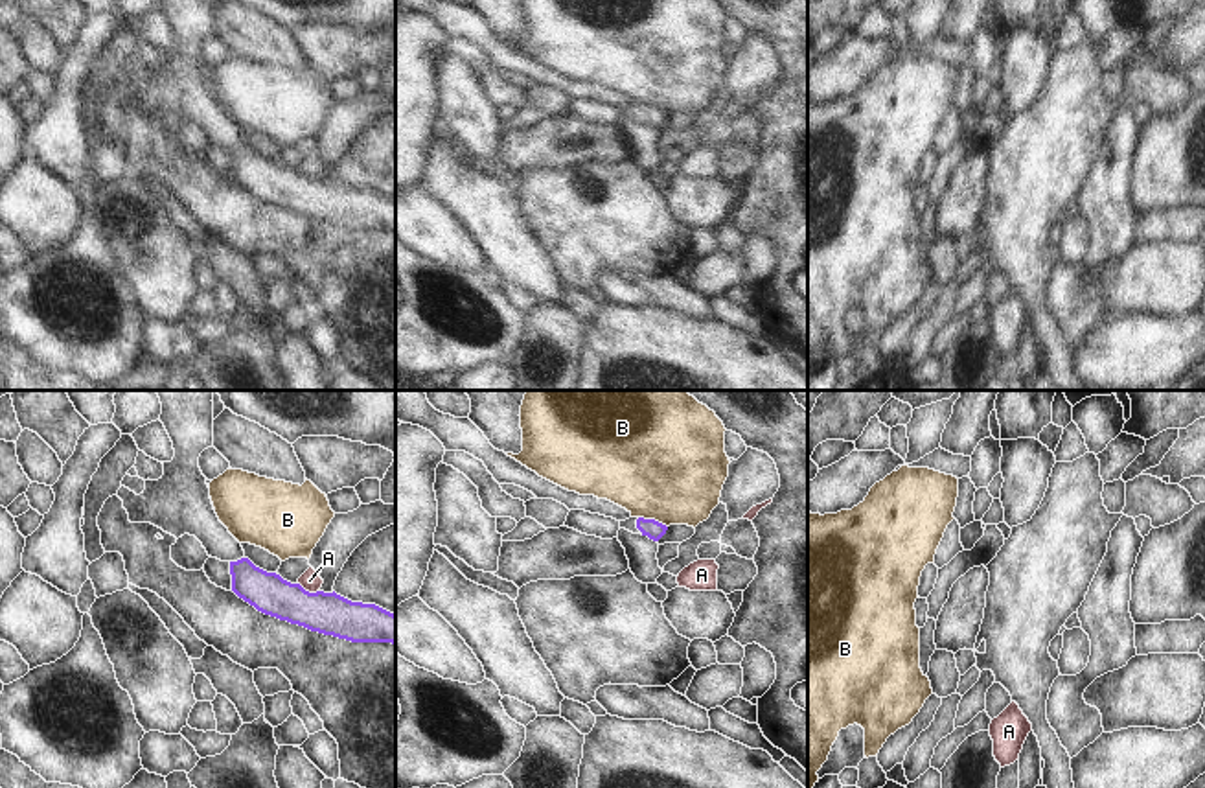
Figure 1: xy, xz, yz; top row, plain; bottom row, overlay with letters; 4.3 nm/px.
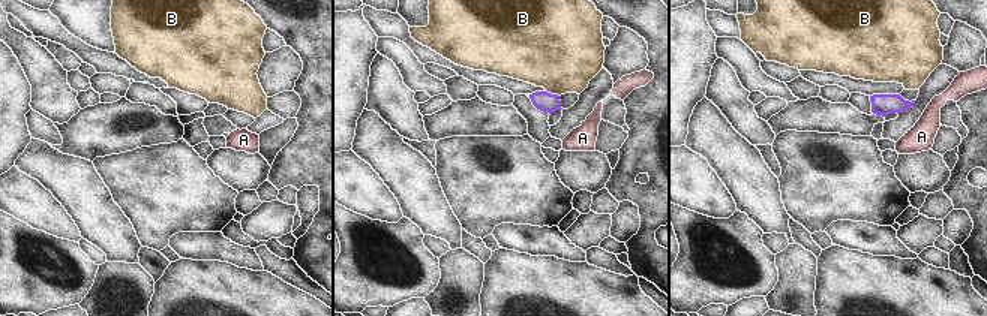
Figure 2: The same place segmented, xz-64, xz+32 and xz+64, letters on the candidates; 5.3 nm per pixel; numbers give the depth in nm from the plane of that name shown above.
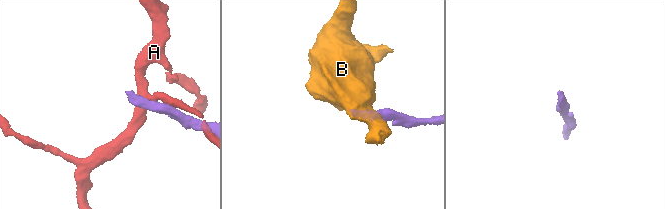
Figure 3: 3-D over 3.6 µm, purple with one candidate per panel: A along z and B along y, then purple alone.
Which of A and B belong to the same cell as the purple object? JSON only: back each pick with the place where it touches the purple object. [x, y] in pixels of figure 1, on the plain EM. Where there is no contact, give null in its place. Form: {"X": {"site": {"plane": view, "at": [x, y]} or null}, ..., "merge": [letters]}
{"merge": []}

